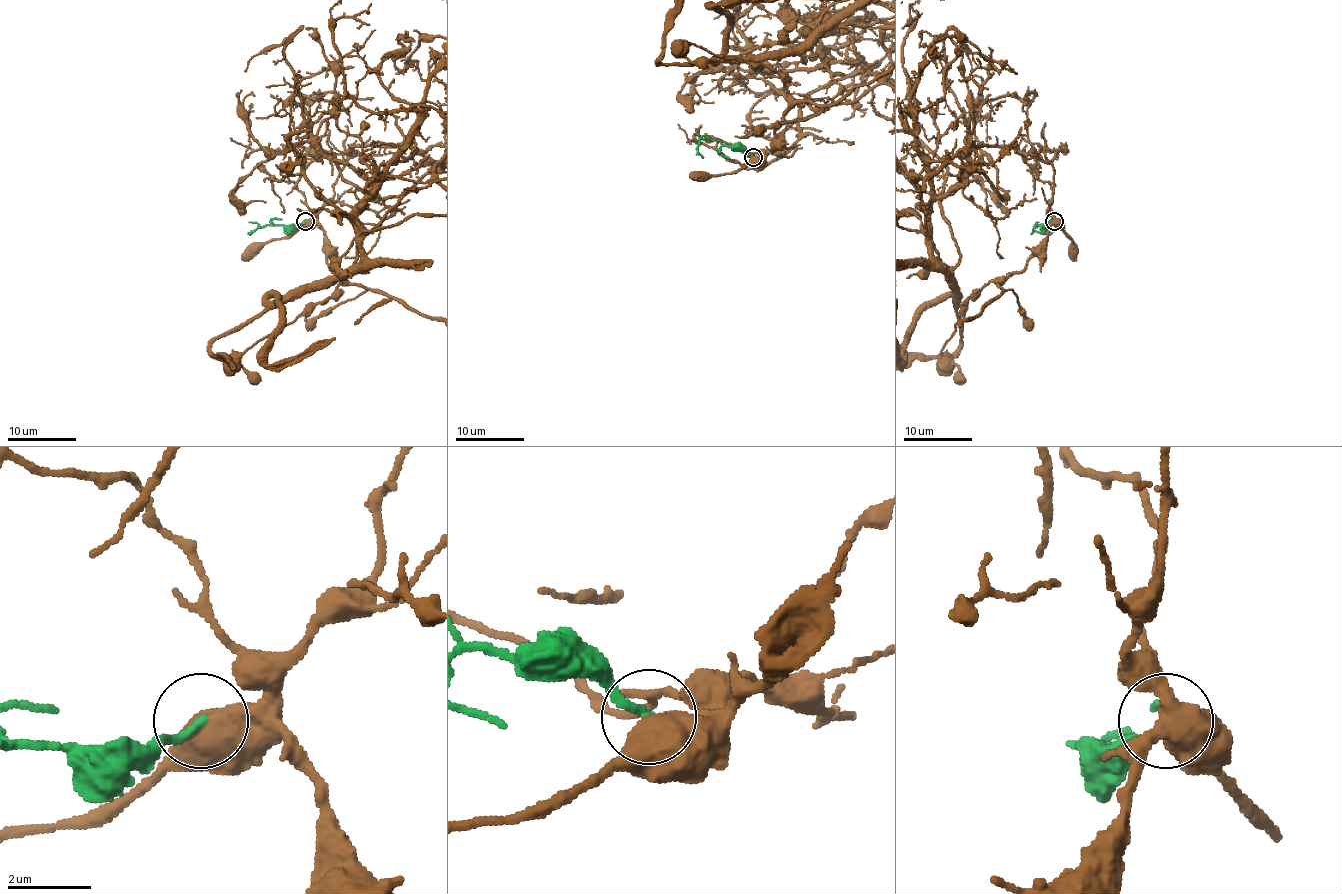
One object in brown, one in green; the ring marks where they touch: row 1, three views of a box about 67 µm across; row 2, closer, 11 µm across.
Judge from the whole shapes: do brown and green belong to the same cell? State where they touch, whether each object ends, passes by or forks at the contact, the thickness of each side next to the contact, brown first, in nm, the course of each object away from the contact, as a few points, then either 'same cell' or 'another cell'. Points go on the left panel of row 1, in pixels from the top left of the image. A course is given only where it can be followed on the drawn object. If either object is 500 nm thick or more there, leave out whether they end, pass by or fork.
place (305, 221); calibres 750 and 200 nm; course green (305, 221), (295, 226), (262, 226), (250, 234), (255, 229); another cell

